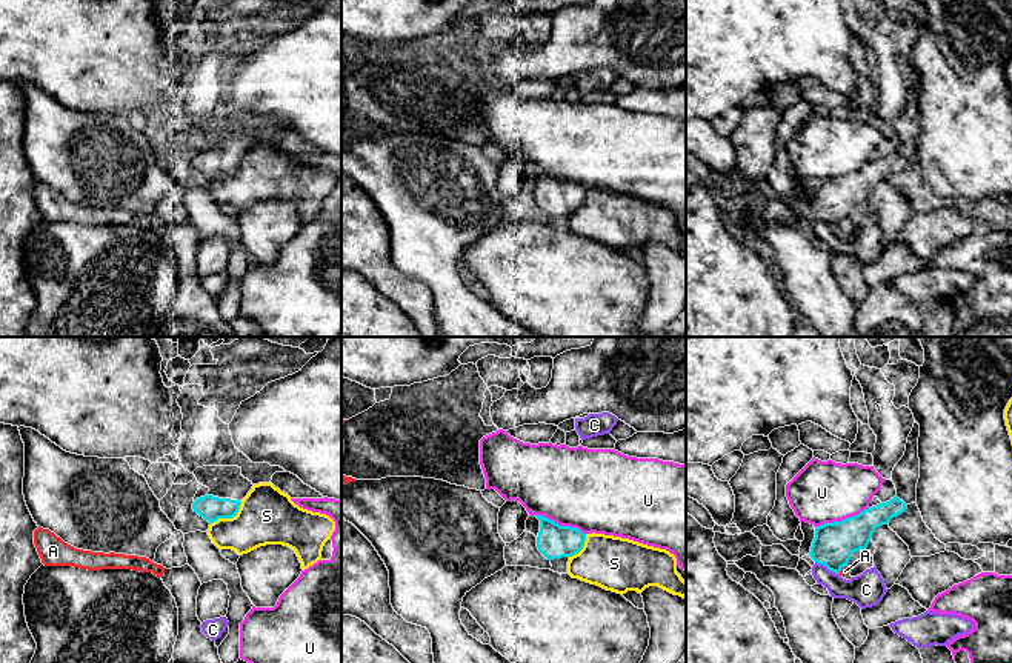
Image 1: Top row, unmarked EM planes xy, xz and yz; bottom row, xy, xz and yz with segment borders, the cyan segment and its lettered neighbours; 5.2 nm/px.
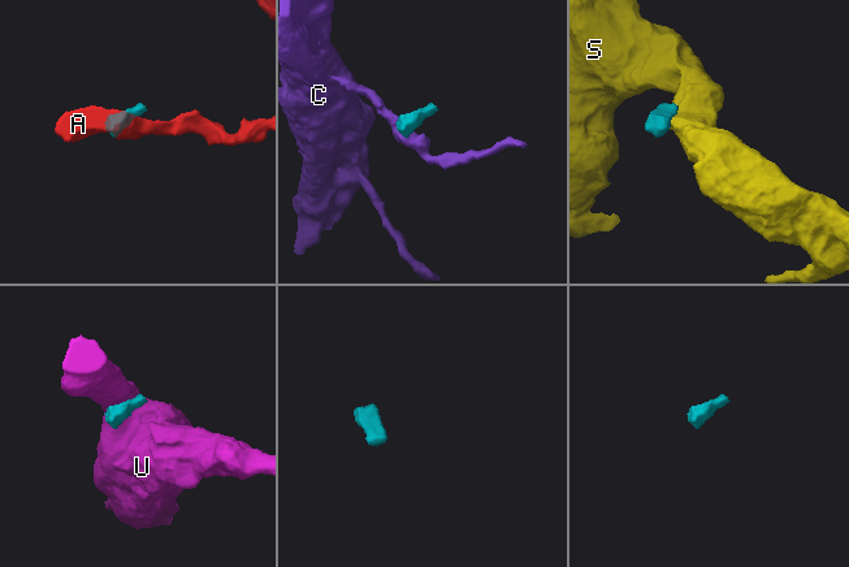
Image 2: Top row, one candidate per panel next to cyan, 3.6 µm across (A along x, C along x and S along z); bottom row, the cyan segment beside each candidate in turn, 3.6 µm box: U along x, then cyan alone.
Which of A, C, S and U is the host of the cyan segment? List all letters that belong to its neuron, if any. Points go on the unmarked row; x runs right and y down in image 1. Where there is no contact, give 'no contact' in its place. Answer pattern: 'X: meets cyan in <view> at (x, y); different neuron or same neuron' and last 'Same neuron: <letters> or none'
A: meets cyan in yz at (840, 225); different neuron
C: meets cyan in yz at (828, 223); different neuron
S: meets cyan in xy at (229, 173); different neuron
U: meets cyan in yz at (842, 176); different neuron
Same neuron: none

